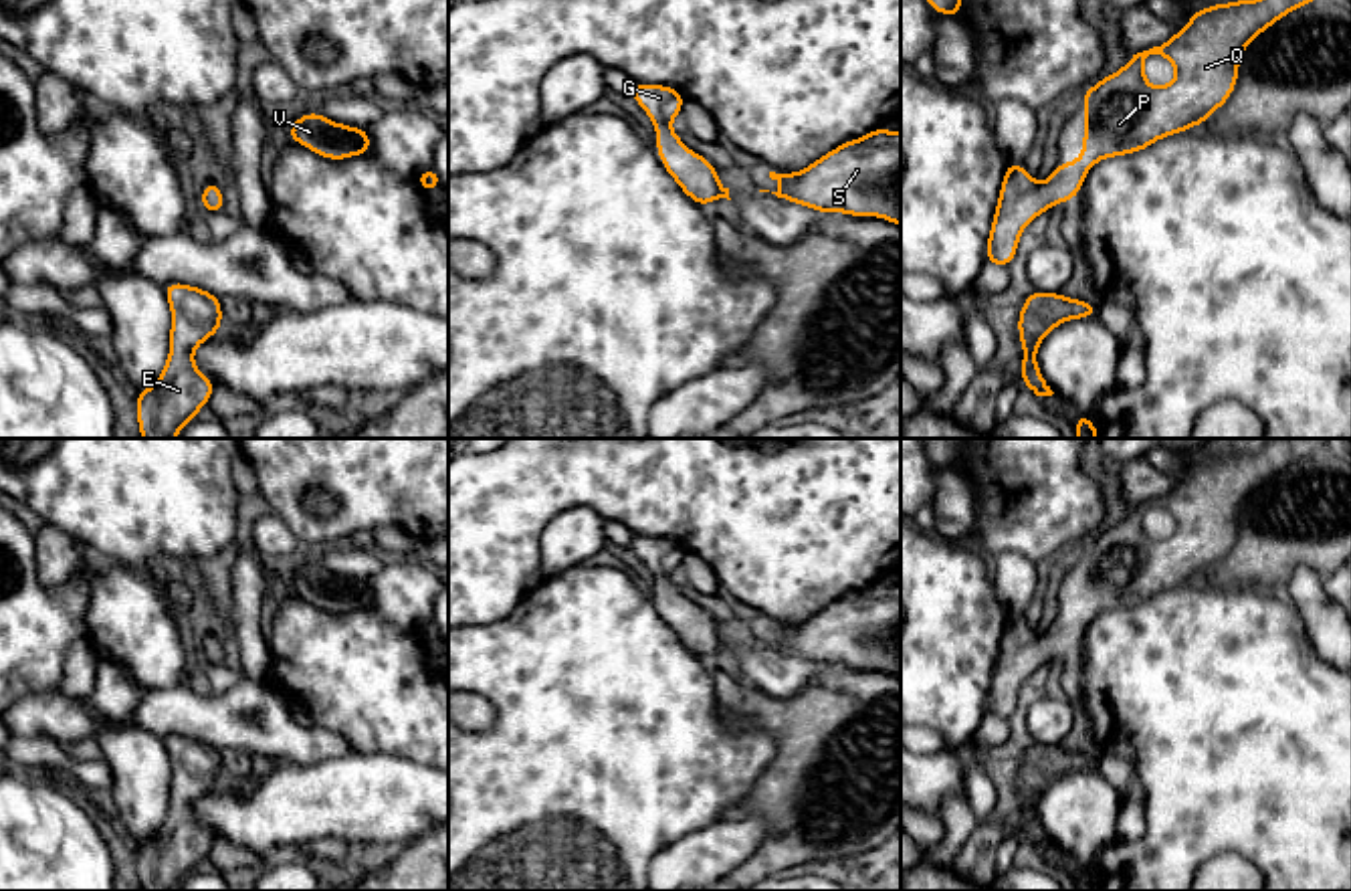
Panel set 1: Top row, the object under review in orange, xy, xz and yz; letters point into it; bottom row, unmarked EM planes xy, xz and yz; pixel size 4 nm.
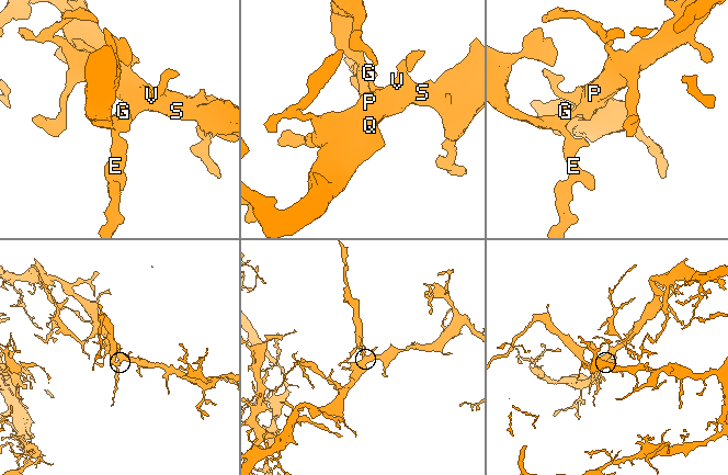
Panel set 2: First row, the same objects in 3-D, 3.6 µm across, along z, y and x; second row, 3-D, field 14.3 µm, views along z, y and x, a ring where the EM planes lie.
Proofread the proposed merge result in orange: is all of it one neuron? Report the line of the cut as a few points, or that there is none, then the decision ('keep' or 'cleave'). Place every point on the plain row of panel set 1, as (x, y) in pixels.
no cut | keep

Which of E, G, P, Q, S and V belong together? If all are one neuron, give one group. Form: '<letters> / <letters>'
E G P Q S V

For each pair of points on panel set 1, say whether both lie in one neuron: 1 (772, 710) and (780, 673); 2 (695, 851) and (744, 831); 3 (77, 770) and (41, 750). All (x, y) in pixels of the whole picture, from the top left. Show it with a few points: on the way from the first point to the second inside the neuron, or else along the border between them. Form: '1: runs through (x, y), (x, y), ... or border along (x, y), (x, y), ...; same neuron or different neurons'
1: border along (816, 675), (788, 698), (770, 698), (744, 679); different neurons
2: runs through (707, 851), (715, 851), (732, 841); same neuron
3: runs through (69, 770), (49, 758); same neuron

